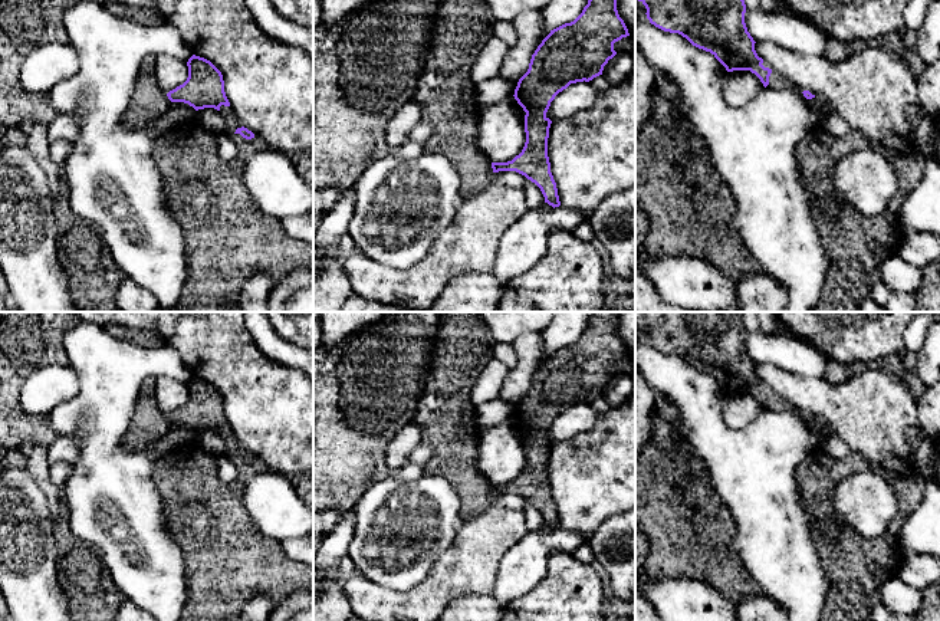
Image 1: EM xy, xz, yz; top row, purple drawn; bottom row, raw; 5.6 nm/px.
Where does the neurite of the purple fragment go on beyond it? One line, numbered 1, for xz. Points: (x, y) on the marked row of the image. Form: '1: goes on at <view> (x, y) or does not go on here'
1: does not go on here

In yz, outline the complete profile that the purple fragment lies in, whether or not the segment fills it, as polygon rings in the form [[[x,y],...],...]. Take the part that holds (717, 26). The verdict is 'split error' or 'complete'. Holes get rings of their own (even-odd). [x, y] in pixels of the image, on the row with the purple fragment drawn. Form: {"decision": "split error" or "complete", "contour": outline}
{"decision": "split error", "contour": [[[638,0],[655,27],[678,33],[693,46],[710,52],[727,72],[750,70],[765,88],[791,83],[757,56],[745,23],[745,0]]]}

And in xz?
{"decision": "complete", "contour": [[[588,0],[588,4],[573,22],[550,30],[532,55],[529,69],[519,79],[513,95],[526,112],[525,147],[512,161],[492,162],[493,172],[516,171],[540,188],[545,203],[553,208],[561,206],[548,157],[548,138],[552,121],[546,116],[546,112],[555,96],[571,83],[589,82],[602,75],[604,66],[617,55],[614,43],[627,36],[630,36],[630,33],[618,14],[617,0]]]}

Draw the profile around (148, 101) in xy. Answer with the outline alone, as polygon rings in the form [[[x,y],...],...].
[[[147,56],[139,68],[135,88],[122,125],[129,129],[147,128],[170,109],[171,101],[155,78],[157,56]]]

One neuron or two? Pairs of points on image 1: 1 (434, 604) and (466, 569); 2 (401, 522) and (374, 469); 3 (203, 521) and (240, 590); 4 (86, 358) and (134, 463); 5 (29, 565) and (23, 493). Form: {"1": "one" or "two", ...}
{"1": "one", "2": "two", "3": "one", "4": "one", "5": "one"}

